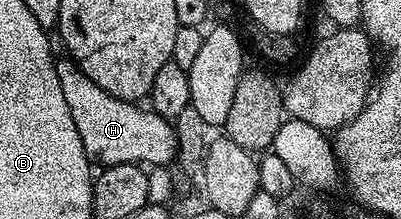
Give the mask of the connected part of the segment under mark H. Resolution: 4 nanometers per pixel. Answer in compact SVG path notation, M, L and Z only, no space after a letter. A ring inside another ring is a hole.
M63 57L57 61L56 74L59 75L59 83L63 96L66 97L67 107L71 110L71 119L79 130L79 137L83 140L84 150L92 162L101 162L102 166L128 165L151 163L153 165L172 164L177 156L177 135L174 124L154 111L145 112L130 101L119 100L103 91L98 84L92 83L83 75L83 71L74 64L72 58Z

